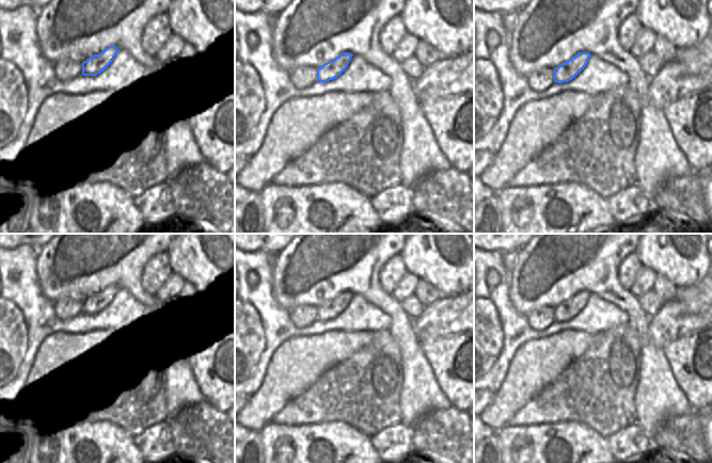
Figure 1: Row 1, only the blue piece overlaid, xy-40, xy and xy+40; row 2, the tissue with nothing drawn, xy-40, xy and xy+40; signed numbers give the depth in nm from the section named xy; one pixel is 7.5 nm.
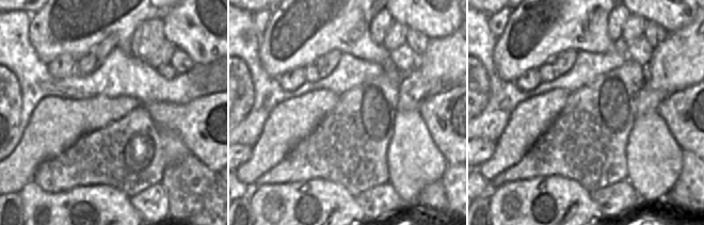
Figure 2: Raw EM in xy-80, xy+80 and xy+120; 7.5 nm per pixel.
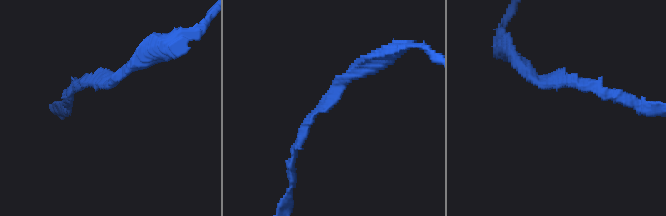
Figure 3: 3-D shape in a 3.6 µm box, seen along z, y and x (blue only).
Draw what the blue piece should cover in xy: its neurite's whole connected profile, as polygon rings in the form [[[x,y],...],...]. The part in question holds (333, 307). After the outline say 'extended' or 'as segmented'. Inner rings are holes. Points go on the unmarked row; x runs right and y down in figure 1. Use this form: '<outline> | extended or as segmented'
[[[342,291],[335,298],[317,306],[317,319],[327,321],[341,315],[347,307],[352,294],[350,291]]] | as segmented

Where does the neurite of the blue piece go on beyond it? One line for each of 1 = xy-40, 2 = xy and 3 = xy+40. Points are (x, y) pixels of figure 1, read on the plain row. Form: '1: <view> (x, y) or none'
1: none
2: none
3: none

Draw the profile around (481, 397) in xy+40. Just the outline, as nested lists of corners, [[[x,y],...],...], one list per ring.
[[[489,389],[474,392],[474,415],[479,415],[494,399],[494,394]]]

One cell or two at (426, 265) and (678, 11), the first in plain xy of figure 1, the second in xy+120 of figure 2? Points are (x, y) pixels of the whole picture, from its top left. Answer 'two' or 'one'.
one

